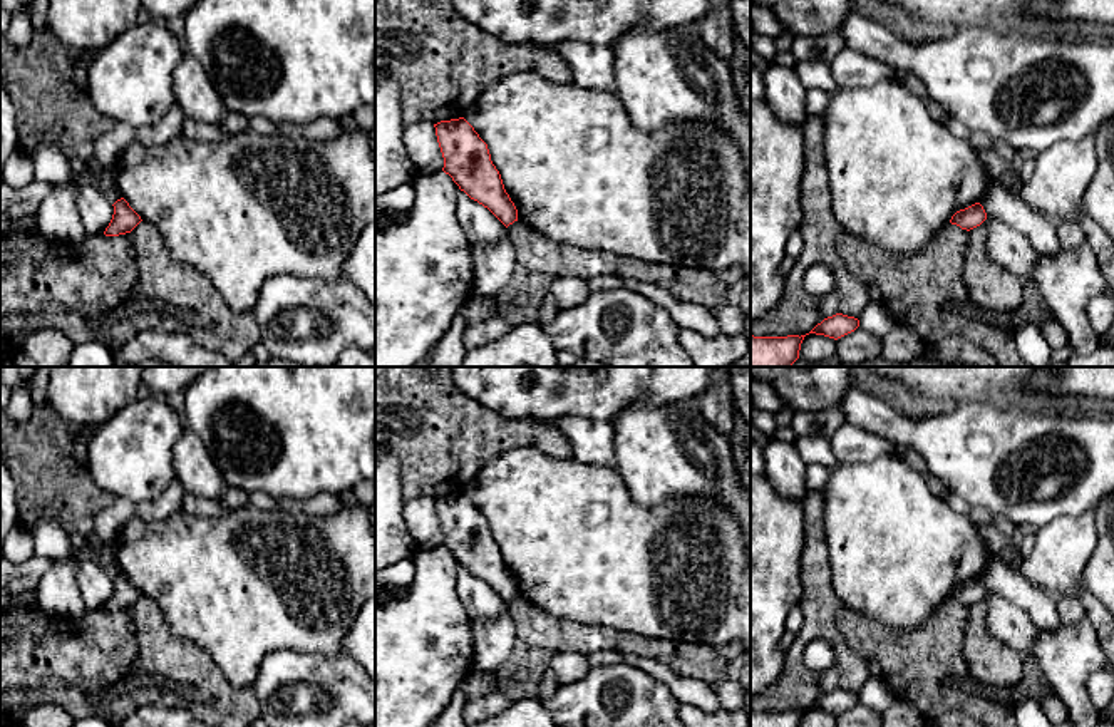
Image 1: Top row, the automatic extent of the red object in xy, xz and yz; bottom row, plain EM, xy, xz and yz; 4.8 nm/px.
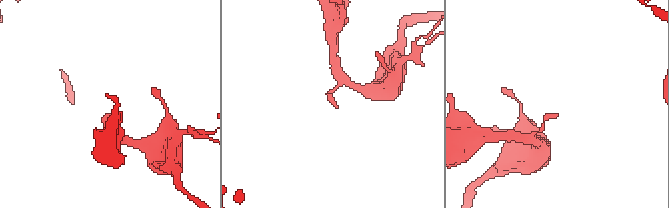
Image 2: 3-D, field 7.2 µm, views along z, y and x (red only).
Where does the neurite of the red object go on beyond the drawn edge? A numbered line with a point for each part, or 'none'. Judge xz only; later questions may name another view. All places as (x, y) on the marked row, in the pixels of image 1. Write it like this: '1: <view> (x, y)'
none

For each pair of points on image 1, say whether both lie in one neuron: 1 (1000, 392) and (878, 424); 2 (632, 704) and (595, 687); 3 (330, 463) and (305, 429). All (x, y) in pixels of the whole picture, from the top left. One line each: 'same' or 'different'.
1: different
2: same
3: same

